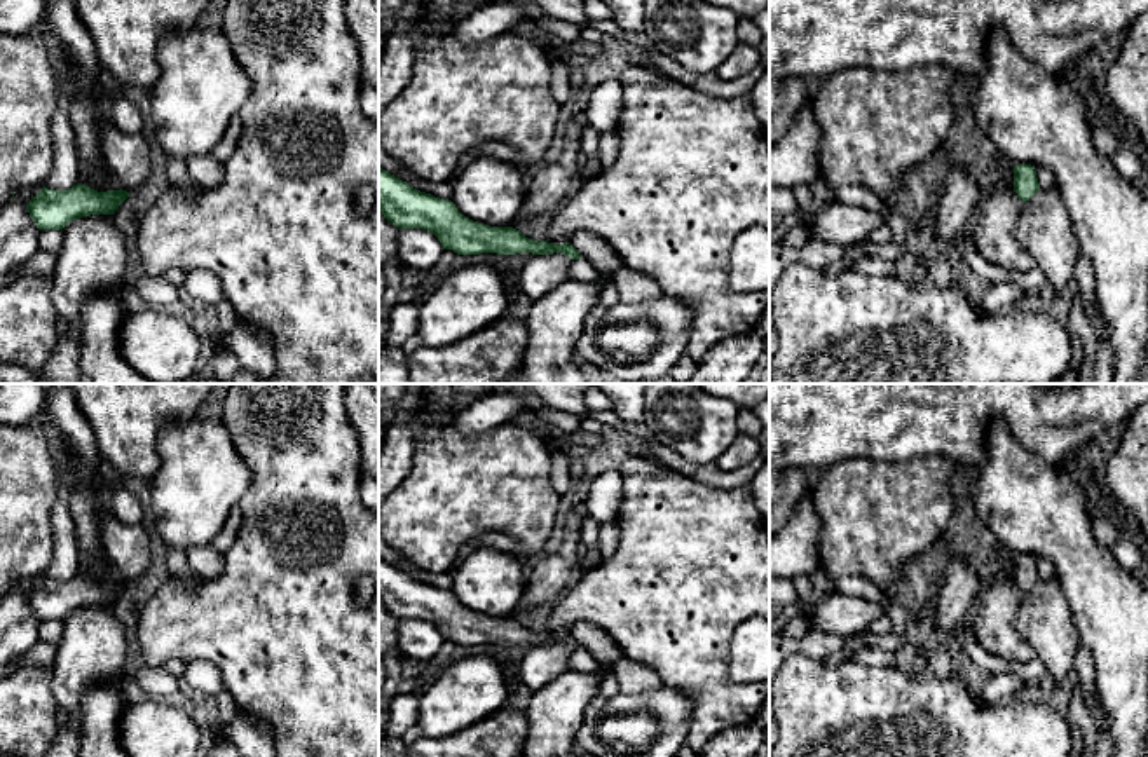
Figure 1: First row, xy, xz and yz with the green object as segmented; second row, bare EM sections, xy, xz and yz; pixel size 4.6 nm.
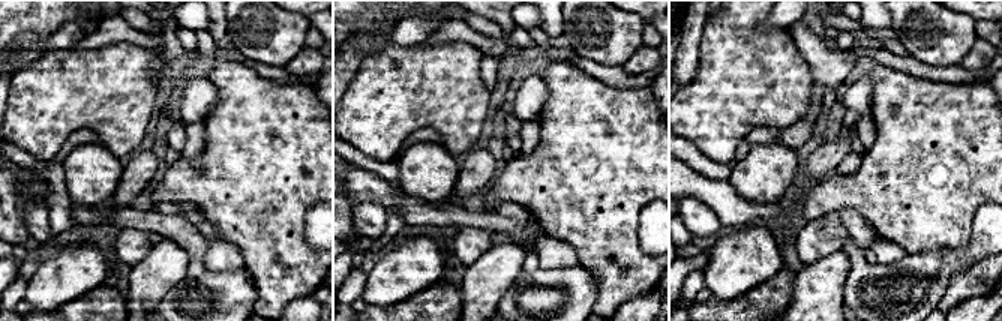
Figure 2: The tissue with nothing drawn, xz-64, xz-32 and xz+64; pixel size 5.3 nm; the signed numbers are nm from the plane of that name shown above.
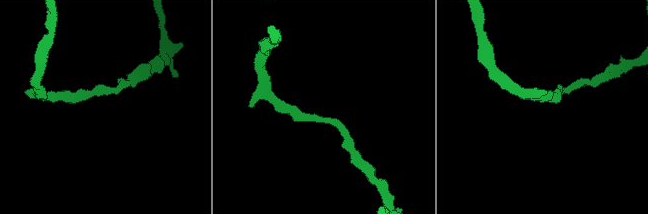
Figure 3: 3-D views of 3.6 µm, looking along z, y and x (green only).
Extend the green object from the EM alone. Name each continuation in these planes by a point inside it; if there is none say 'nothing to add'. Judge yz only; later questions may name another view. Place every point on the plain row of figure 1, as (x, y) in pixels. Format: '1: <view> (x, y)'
nothing to add

